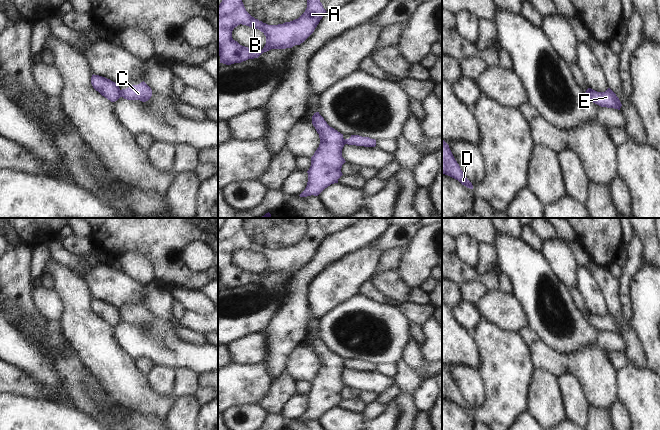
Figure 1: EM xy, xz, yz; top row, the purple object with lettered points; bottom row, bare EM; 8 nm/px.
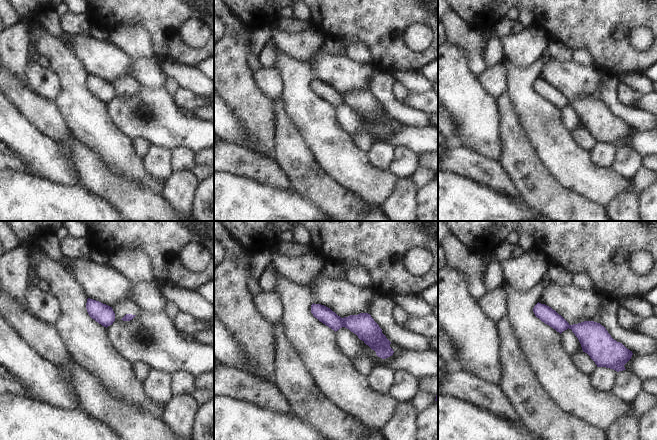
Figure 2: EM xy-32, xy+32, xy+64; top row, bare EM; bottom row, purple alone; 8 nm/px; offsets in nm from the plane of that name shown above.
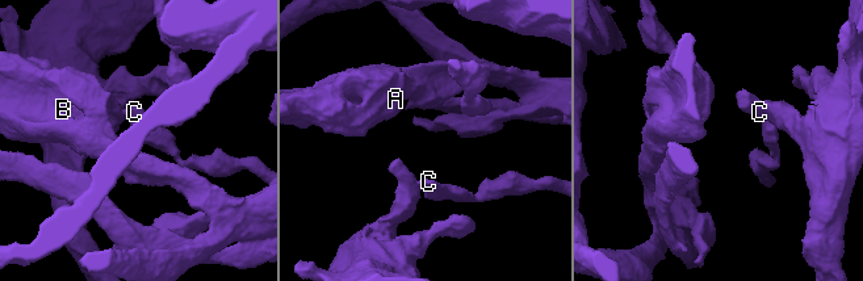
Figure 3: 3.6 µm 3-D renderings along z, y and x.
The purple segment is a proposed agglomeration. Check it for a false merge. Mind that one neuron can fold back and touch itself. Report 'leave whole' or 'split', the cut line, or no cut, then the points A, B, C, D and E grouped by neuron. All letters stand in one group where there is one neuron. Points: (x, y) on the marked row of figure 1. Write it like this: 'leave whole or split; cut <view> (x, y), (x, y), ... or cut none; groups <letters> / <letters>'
split; cut xy (120, 90), (122, 96); groups A B D E / C

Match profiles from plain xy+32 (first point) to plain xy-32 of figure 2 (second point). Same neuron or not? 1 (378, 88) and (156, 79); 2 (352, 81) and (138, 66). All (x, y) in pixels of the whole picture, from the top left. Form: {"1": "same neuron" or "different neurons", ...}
{"1": "same neuron", "2": "different neurons"}

